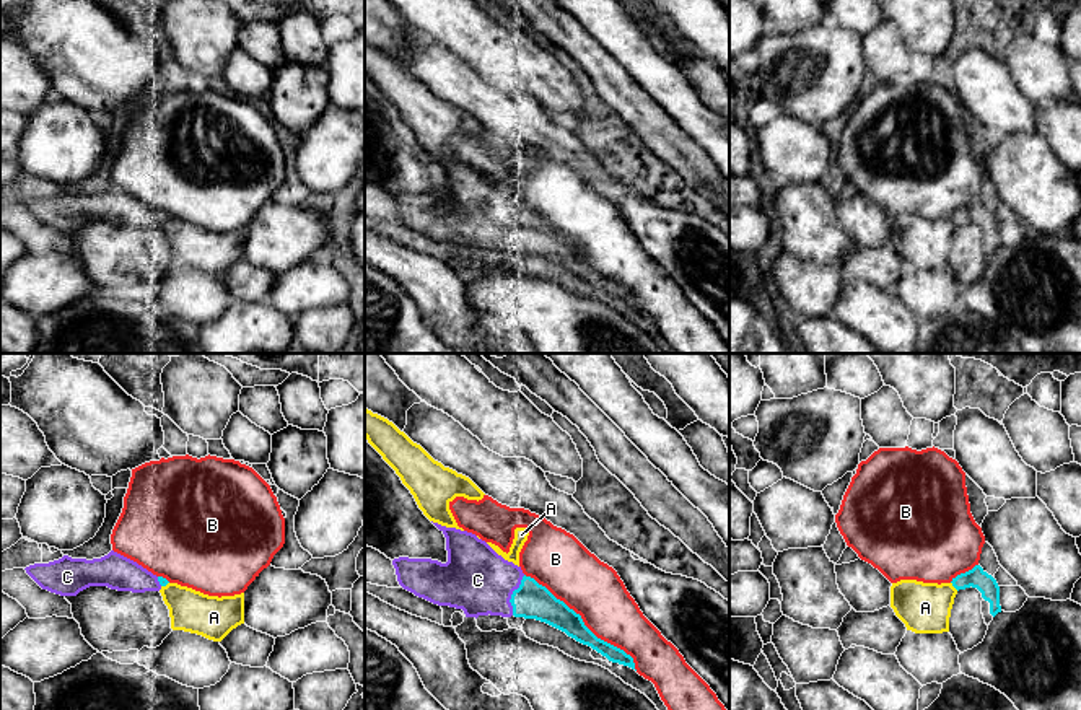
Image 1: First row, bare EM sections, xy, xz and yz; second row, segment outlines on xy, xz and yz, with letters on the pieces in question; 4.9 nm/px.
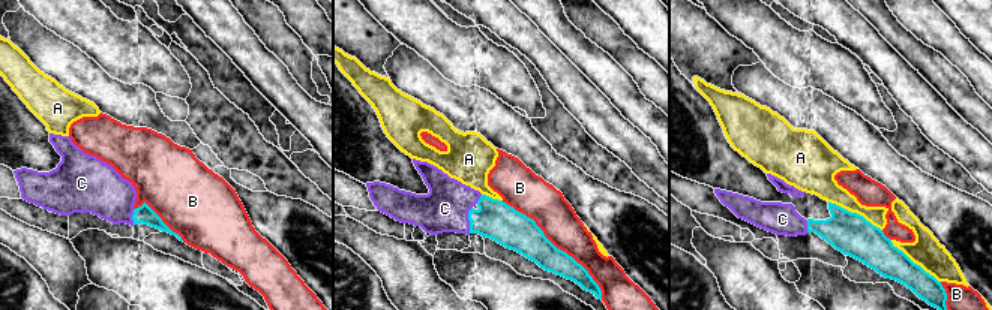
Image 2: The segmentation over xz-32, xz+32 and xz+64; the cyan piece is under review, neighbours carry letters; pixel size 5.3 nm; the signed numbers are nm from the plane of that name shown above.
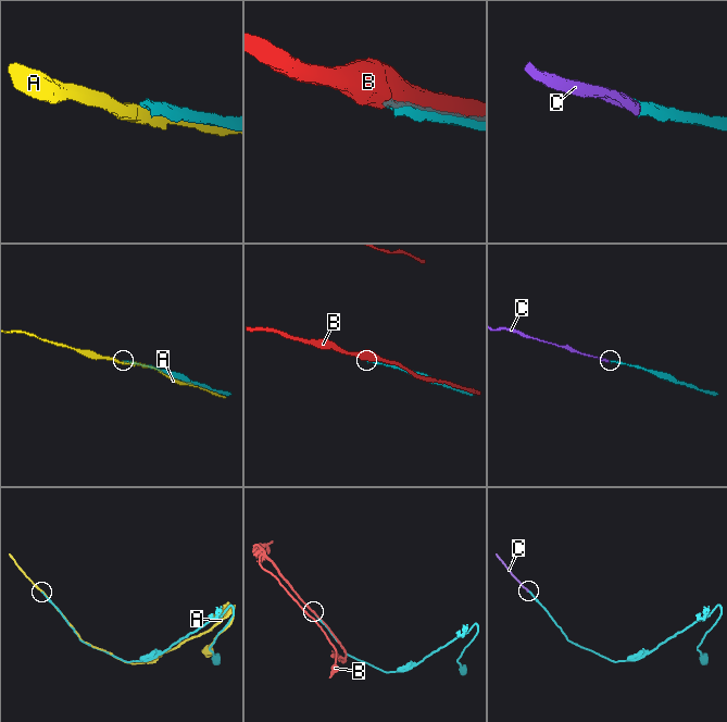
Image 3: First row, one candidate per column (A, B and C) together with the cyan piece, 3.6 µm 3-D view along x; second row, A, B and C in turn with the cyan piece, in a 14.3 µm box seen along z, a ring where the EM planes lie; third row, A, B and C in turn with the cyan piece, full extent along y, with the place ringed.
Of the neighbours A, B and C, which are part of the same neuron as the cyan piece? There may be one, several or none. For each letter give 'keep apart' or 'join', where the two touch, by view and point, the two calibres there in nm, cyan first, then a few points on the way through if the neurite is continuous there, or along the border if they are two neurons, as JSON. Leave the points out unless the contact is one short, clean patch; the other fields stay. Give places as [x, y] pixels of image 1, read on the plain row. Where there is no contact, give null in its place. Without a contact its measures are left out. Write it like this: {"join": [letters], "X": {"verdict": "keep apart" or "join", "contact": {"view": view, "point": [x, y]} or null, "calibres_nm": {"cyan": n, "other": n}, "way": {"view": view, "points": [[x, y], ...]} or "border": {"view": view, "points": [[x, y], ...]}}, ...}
{"join": ["C"], "A": {"verdict": "keep apart", "contact": {"view": "yz", "point": [954, 222]}, "calibres_nm": {"cyan": 100, "other": 260}}, "B": {"verdict": "keep apart", "contact": {"view": "xz", "point": [583, 258]}, "calibres_nm": {"cyan": 160, "other": 280}}, "C": {"verdict": "join", "contact": {"view": "xz", "point": [512, 230]}, "calibres_nm": {"cyan": 180, "other": 320}}}

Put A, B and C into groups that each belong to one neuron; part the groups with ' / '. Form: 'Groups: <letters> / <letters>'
Groups: A / B / C

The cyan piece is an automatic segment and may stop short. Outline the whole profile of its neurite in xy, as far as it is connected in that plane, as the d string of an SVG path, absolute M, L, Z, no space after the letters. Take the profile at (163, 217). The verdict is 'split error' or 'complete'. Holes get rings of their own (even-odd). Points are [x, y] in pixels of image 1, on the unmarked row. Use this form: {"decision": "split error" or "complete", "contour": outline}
{"decision": "split error", "contour": "M114 186L93 195L63 191L59 195L34 199L24 205L42 225L60 231L77 231L90 221L132 228L160 226L169 218Z"}

